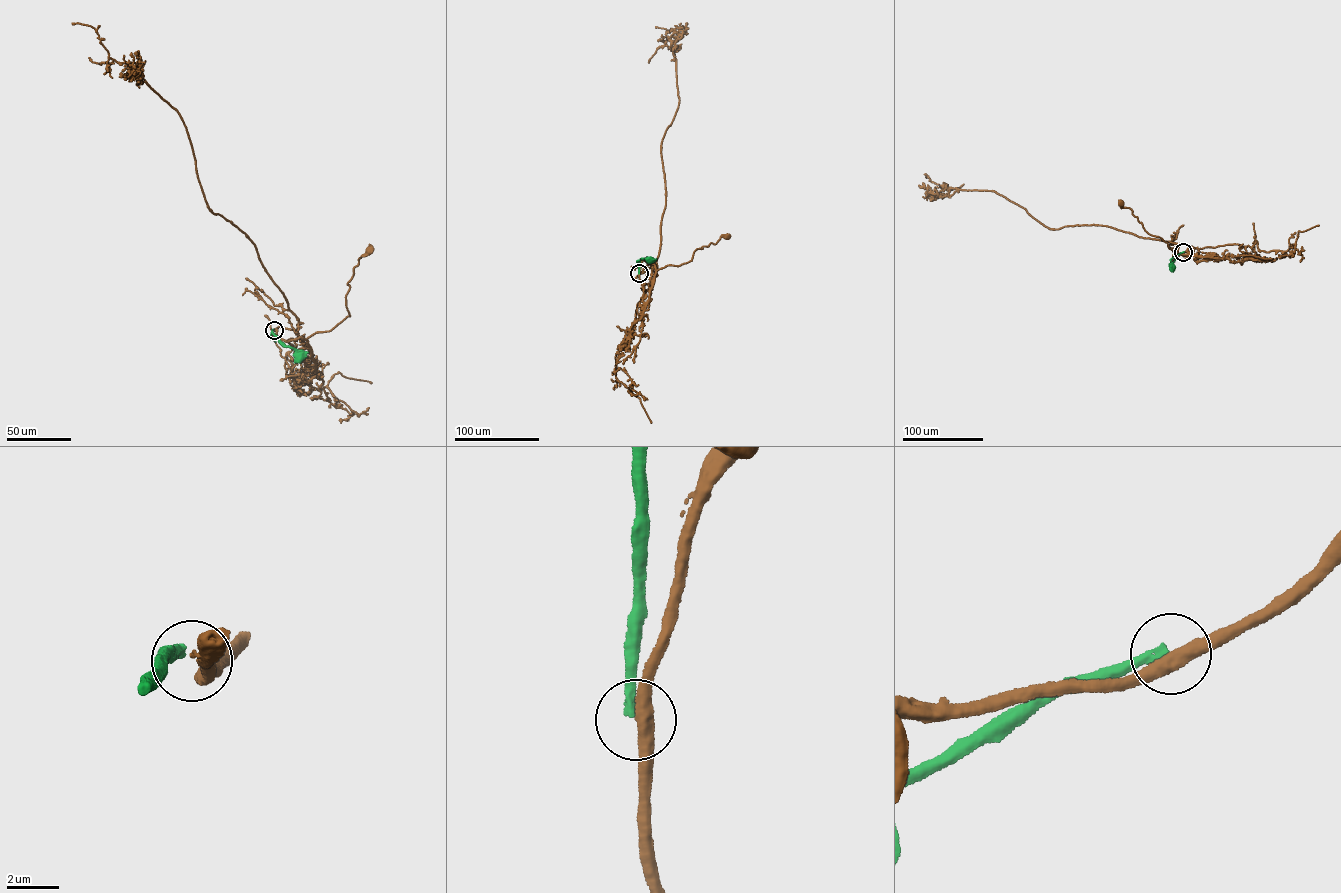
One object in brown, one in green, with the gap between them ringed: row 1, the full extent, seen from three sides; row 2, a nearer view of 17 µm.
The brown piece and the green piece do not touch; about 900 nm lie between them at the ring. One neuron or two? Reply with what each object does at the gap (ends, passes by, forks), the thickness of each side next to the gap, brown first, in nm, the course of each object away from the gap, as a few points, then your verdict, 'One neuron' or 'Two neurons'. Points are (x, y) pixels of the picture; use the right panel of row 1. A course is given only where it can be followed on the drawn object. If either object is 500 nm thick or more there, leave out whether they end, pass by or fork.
Thickness 500 nm (brown) against 320 nm. Course of brown: (1183, 252), (1175, 253), (1172, 260), (1178, 253), (1160, 237), (1149, 234), (1132, 210), (1121, 202). Course of green: (1183, 252), (1171, 259), (1171, 268). Two neurons

